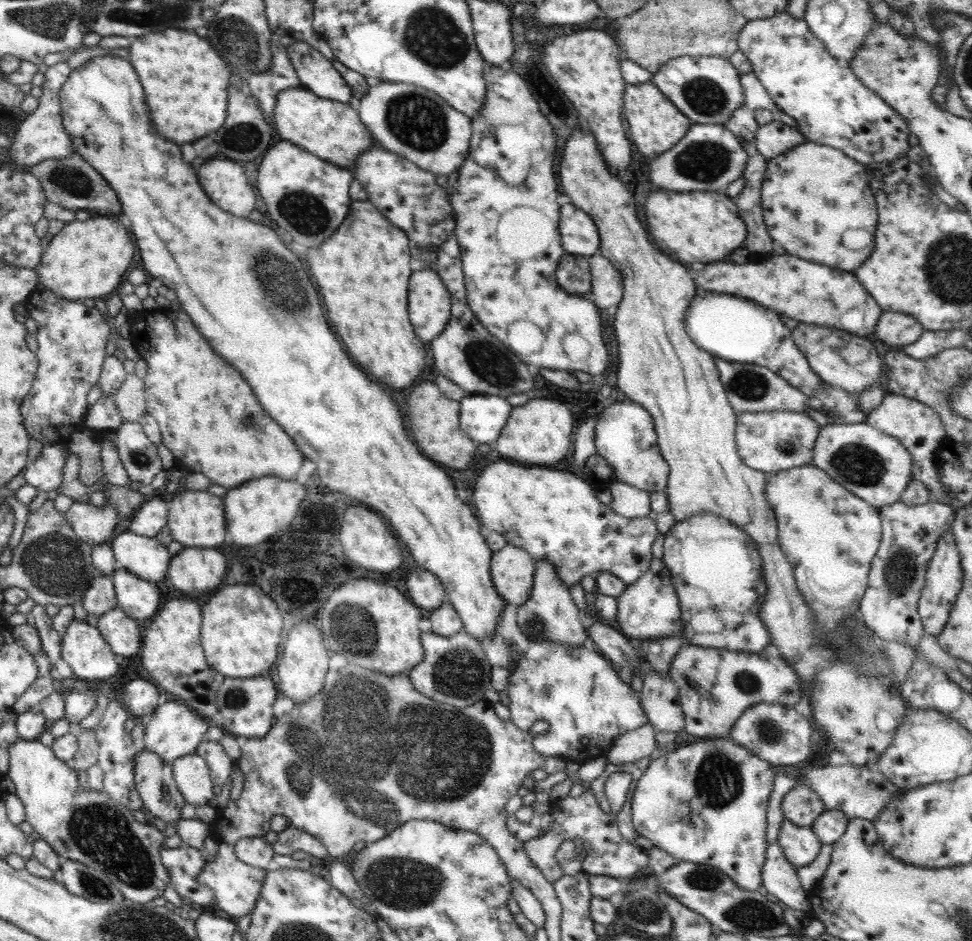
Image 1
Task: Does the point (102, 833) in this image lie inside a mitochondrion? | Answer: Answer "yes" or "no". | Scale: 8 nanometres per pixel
yes

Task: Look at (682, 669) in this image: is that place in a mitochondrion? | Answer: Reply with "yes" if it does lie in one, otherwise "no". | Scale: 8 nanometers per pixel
no

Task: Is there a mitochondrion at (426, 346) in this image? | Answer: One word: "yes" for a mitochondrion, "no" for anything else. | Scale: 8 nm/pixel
no

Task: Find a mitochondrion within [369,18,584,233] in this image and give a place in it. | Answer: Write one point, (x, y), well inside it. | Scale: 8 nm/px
(413, 119)

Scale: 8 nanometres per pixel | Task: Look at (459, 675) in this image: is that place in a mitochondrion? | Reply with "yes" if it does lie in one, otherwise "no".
yes

